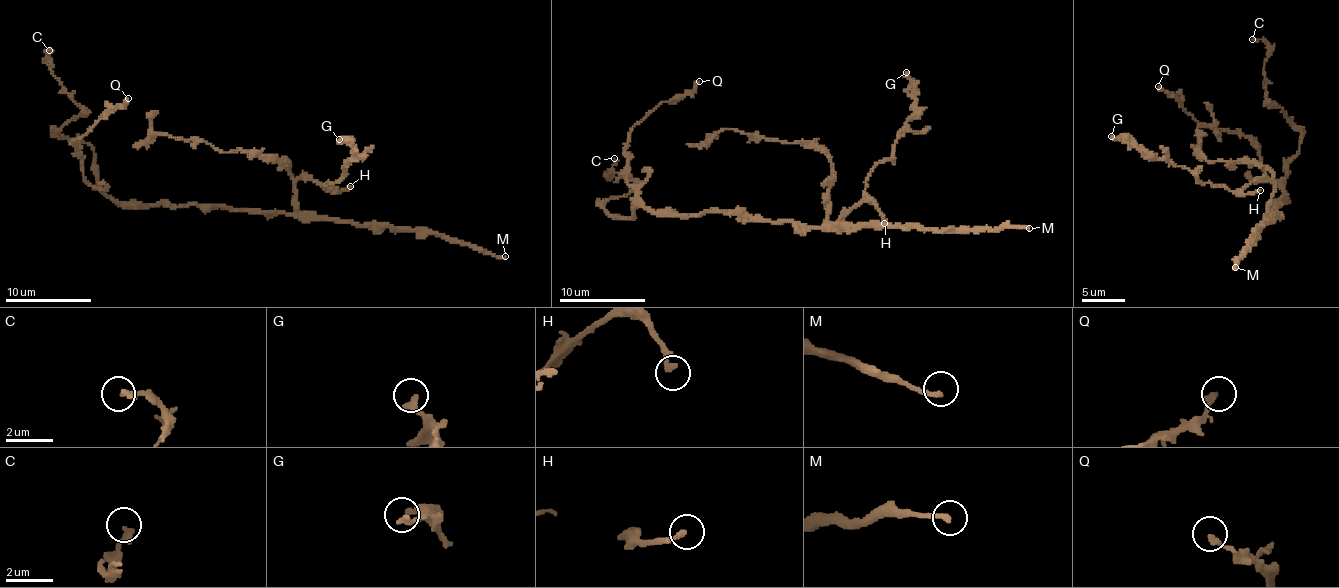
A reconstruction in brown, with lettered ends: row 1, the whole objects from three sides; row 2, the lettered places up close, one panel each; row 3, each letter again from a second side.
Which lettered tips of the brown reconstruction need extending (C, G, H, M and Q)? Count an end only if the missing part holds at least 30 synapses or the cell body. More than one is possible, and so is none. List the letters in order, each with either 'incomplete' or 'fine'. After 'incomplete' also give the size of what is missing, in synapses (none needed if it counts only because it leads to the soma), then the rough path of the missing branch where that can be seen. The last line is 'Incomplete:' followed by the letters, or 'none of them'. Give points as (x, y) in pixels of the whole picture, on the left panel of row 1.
C: fine
G: fine
H: fine
M: fine
Q: fine
Incomplete: none of them

